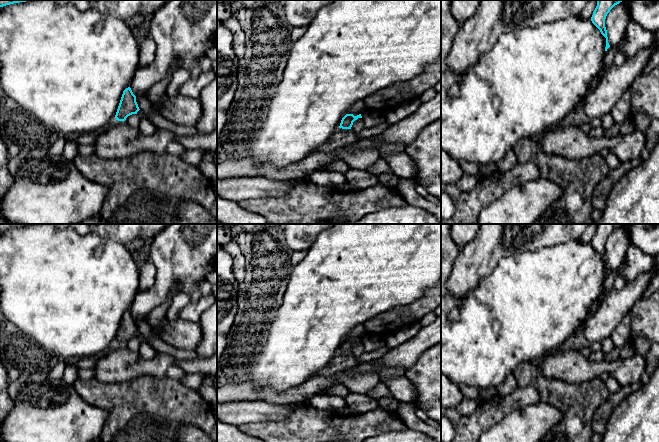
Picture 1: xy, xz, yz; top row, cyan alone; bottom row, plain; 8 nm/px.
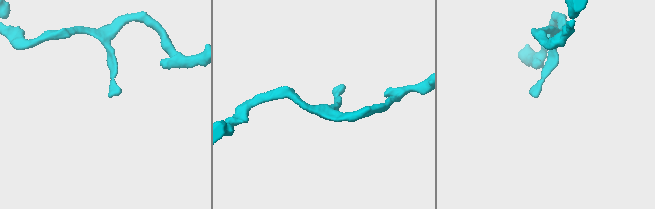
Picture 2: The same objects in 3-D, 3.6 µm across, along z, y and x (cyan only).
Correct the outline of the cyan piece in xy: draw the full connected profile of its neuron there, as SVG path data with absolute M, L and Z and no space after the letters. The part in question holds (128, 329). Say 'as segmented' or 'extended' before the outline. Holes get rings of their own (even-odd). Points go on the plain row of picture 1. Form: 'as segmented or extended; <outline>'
as segmented; M130 311L123 315L115 342L118 345L125 345L126 342L132 338L137 338L139 335L138 328L136 326L136 320L133 318Z

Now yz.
as segmented; M597 224L597 230L591 241L592 247L600 254L601 258L606 262L605 275L610 271L608 267L607 254L605 251L605 243L610 234L624 224Z

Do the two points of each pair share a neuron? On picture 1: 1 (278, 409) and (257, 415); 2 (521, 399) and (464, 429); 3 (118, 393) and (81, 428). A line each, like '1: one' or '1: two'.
1: one
2: one
3: two

